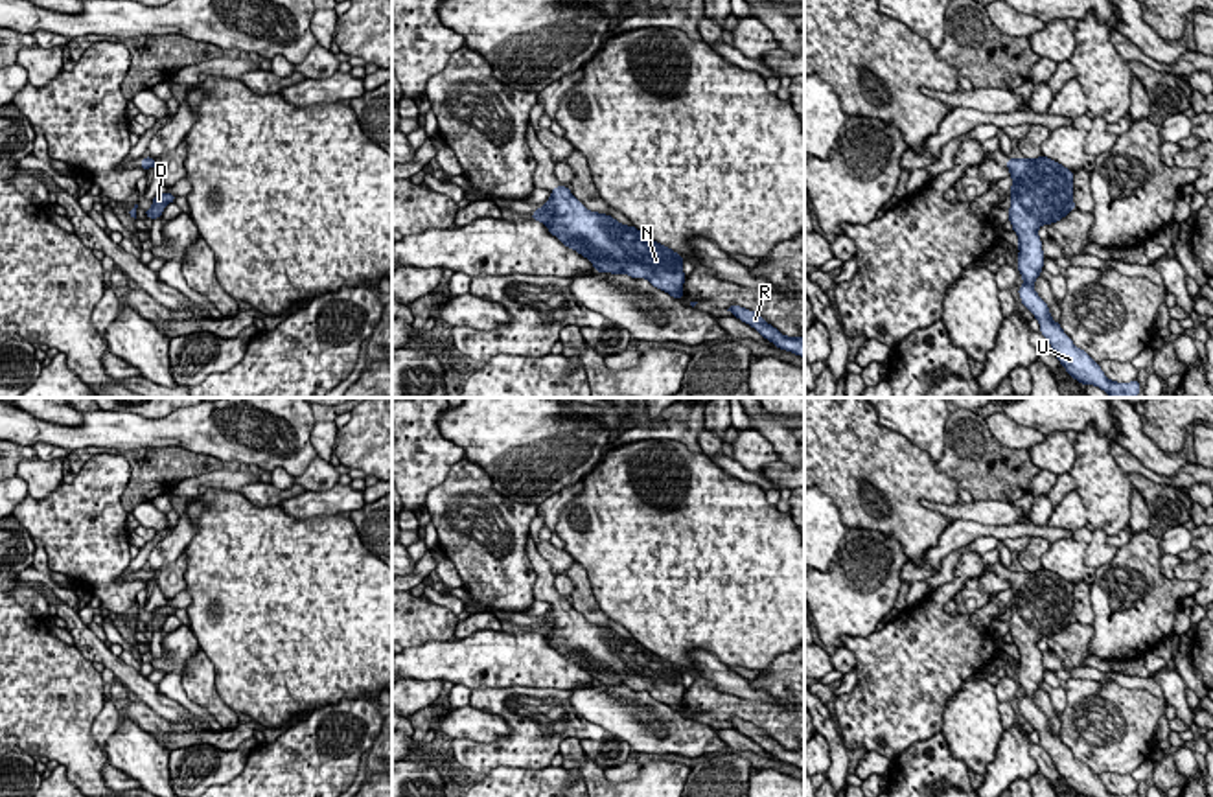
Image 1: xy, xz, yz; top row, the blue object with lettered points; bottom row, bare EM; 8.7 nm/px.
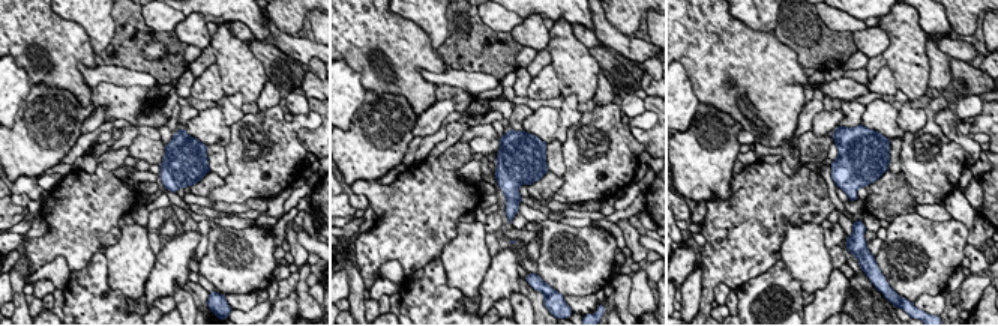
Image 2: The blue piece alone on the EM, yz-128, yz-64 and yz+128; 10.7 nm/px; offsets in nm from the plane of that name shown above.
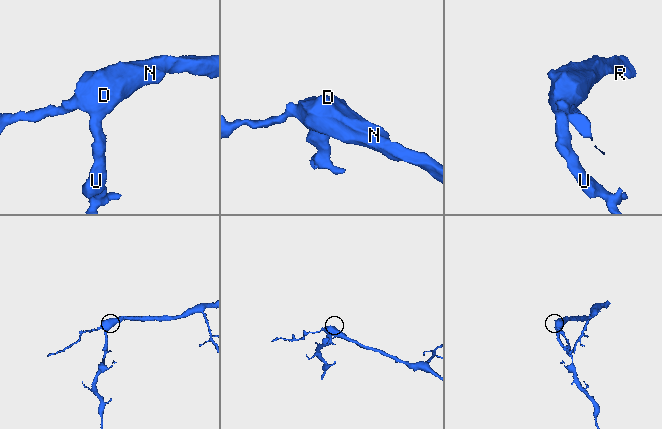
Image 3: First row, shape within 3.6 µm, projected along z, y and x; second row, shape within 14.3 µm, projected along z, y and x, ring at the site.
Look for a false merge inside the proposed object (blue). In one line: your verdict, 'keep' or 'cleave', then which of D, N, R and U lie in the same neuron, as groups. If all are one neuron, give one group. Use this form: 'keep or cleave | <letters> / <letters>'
keep | D N R U

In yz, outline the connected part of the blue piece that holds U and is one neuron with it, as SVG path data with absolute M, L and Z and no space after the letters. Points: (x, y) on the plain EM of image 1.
M1009 571L1011 583L1011 620L1009 633L1018 648L1018 685L1023 698L1018 701L1022 716L1034 727L1040 745L1051 757L1057 771L1066 784L1082 797L1139 797L1139 793L1110 793L1084 762L1077 760L1060 734L1051 731L1047 716L1033 701L1044 681L1042 652L1038 641L1066 630L1075 622L1073 615L1073 583L1047 571Z

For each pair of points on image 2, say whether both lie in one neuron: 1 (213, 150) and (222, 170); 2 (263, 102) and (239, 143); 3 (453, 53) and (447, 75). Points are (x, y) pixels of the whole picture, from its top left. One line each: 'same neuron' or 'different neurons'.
1: same neuron
2: different neurons
3: different neurons

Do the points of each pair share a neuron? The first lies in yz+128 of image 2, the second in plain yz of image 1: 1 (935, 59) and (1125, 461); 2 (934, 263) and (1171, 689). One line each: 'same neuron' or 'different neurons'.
1: different neurons
2: different neurons

